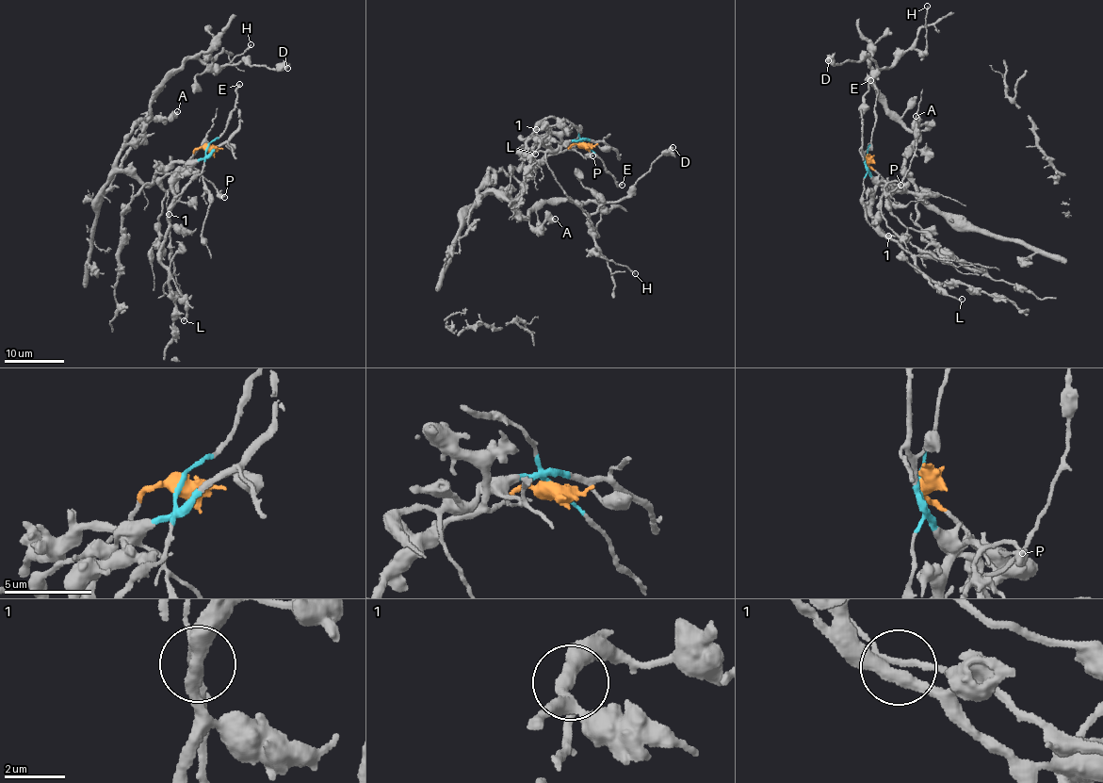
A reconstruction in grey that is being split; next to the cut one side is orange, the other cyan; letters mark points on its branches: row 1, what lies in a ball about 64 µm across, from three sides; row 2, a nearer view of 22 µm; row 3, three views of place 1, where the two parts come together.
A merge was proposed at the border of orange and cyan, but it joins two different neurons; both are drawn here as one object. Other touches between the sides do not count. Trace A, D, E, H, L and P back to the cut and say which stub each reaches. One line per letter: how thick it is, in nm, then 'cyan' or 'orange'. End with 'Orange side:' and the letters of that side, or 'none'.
A: 600 nm | orange
D: 550 nm | orange
E: 280 nm | cyan
H: 220 nm | orange
L: 170 nm | orange
P: 360 nm | cyan
Orange side: A, D, H, L

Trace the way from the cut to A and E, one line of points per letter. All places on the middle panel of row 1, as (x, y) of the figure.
A: (583, 142), (549, 154), (527, 175), (513, 201), (488, 190), (491, 195), (504, 191), (535, 227), (555, 219)
E: (583, 142), (602, 163), (617, 187), (622, 185)

